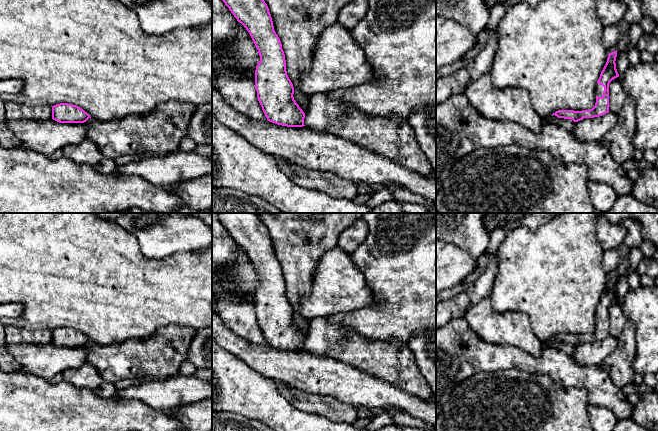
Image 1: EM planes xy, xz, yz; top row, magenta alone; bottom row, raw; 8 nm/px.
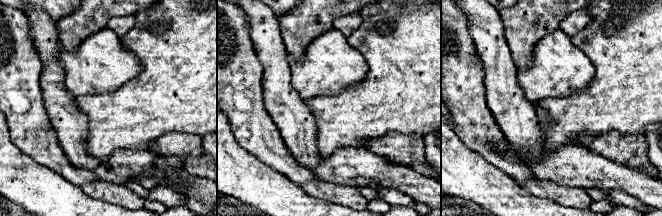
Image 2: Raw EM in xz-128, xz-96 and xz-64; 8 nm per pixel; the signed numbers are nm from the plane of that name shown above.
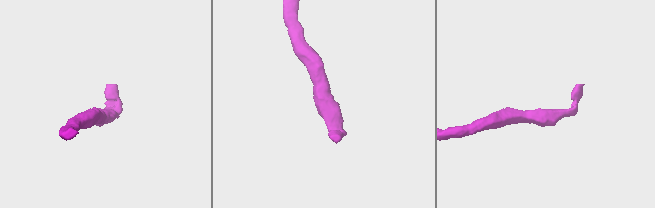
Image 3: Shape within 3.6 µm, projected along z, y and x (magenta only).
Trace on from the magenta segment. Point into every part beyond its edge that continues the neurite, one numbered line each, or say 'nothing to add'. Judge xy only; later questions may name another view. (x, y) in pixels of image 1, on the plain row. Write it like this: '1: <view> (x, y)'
nothing to add

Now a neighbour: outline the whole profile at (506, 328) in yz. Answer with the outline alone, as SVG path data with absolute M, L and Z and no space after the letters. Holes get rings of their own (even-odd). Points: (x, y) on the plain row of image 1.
M490 296L469 307L464 319L484 342L510 345L535 357L542 353L543 343L534 334L529 316L494 311Z

